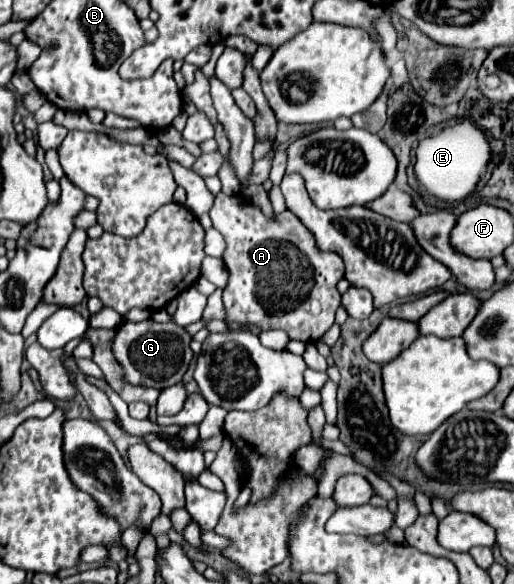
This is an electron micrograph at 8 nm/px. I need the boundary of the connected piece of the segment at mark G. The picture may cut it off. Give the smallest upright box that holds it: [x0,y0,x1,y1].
[113,319,193,389]

